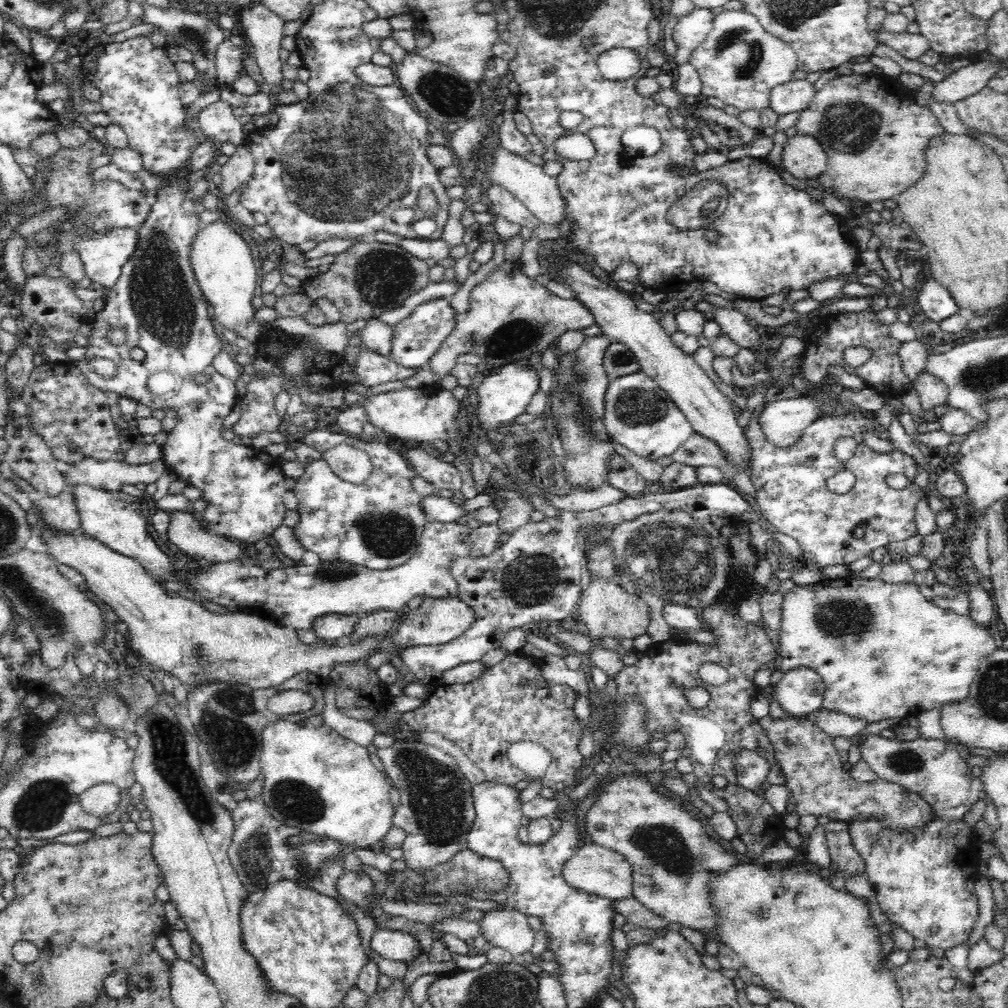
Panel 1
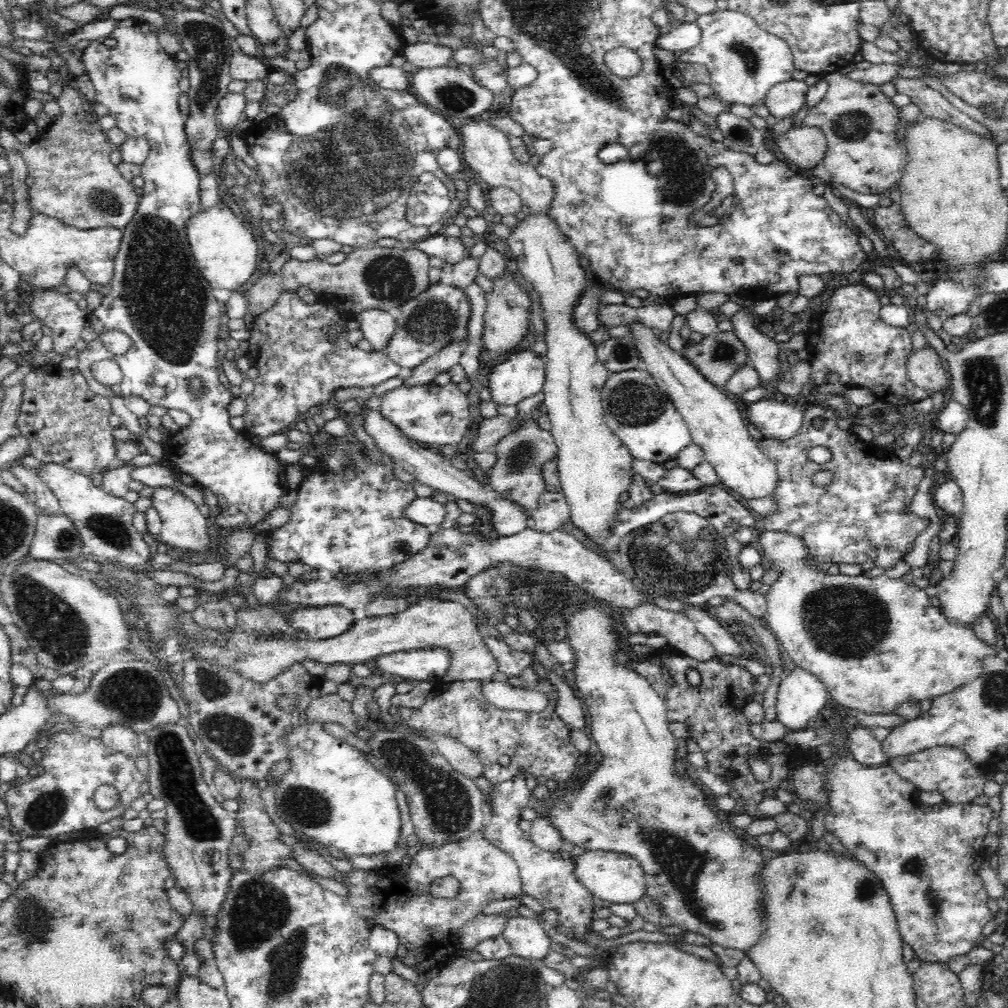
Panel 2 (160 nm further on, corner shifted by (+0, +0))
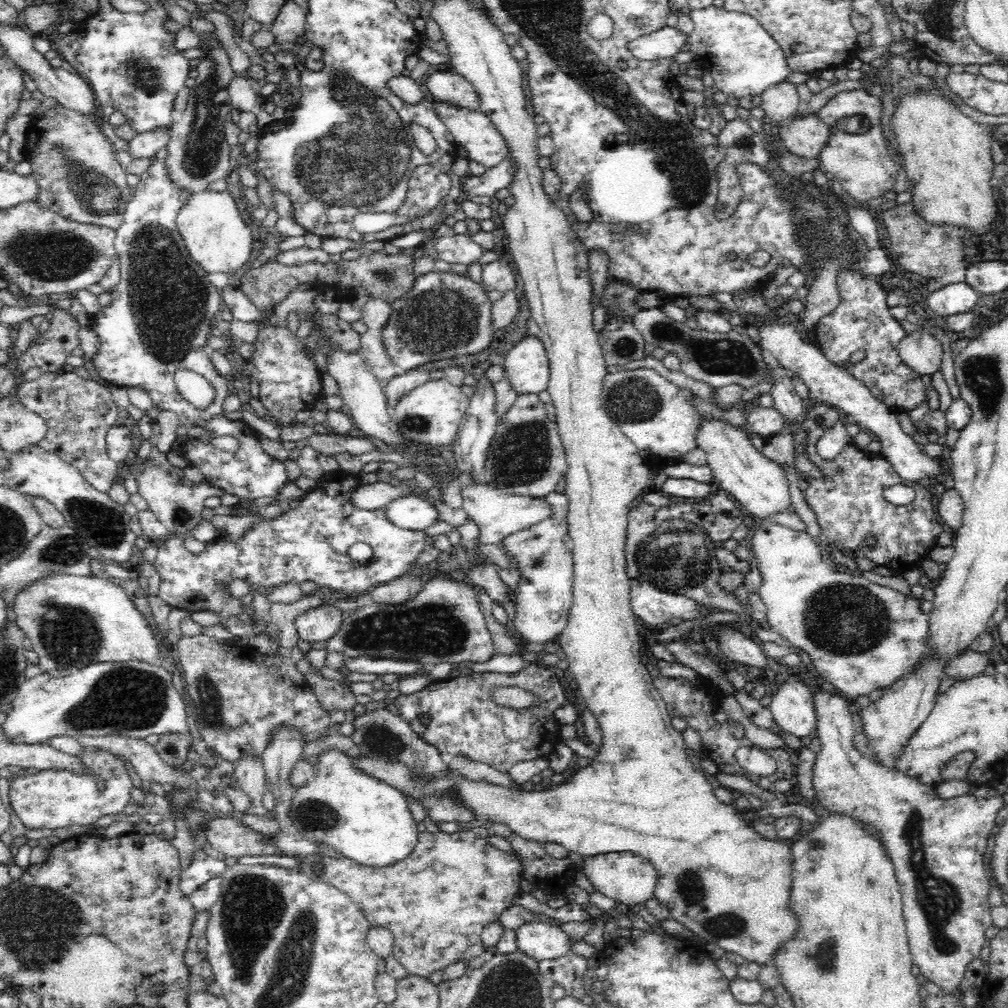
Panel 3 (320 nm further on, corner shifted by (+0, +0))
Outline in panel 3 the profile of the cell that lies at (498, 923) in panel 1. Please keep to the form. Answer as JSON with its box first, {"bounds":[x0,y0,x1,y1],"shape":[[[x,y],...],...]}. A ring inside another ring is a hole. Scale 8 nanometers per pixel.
{"bounds":[516,922,574,960],"shape":[[[528,922],[516,928],[517,950],[540,960],[554,960],[572,951],[574,942],[560,926],[546,922]]]}

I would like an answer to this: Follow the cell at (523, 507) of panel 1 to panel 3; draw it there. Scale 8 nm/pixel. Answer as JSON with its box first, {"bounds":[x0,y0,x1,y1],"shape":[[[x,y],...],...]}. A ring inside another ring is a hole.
{"bounds":[484,394,567,498],"shape":[[[537,394],[520,395],[498,423],[485,462],[484,482],[496,488],[504,489],[510,495],[544,498],[554,491],[558,480],[564,476],[567,466],[564,444],[557,430],[556,421],[548,418],[544,403],[540,401]]]}

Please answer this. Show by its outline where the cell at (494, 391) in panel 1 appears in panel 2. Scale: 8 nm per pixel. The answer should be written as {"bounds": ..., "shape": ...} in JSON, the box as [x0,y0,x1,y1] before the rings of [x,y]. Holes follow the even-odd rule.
{"bounds":[490,348,545,406],"shape":[[[532,348],[511,354],[491,369],[490,390],[495,404],[514,406],[533,394],[543,392],[545,364]]]}

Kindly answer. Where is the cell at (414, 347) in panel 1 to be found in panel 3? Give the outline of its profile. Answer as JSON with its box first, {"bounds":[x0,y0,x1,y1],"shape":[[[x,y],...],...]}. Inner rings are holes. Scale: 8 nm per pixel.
{"bounds":[379,271,494,372],"shape":[[[451,271],[428,272],[420,275],[415,280],[415,283],[413,288],[408,290],[408,293],[404,294],[402,298],[398,298],[398,300],[391,305],[392,314],[389,316],[387,325],[384,326],[379,333],[387,355],[395,365],[398,365],[405,372],[422,364],[426,364],[426,362],[432,362],[432,360],[444,360],[444,358],[454,358],[456,356],[464,356],[464,354],[478,354],[478,352],[482,352],[482,350],[486,350],[486,348],[490,346],[494,340],[494,336],[492,335],[494,334],[494,329],[492,329],[492,315],[490,315],[493,308],[493,302],[490,302],[486,290],[482,288],[482,284],[474,282],[474,280],[471,280],[470,277],[466,277],[466,275],[458,275]]]}

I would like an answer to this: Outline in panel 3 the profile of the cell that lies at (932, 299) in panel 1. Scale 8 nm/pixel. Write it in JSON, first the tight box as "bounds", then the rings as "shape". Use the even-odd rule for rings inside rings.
{"bounds":[925,281,981,316],"shape":[[[966,281],[956,282],[934,292],[925,293],[925,308],[940,316],[969,312],[976,306],[979,296],[981,294]]]}

